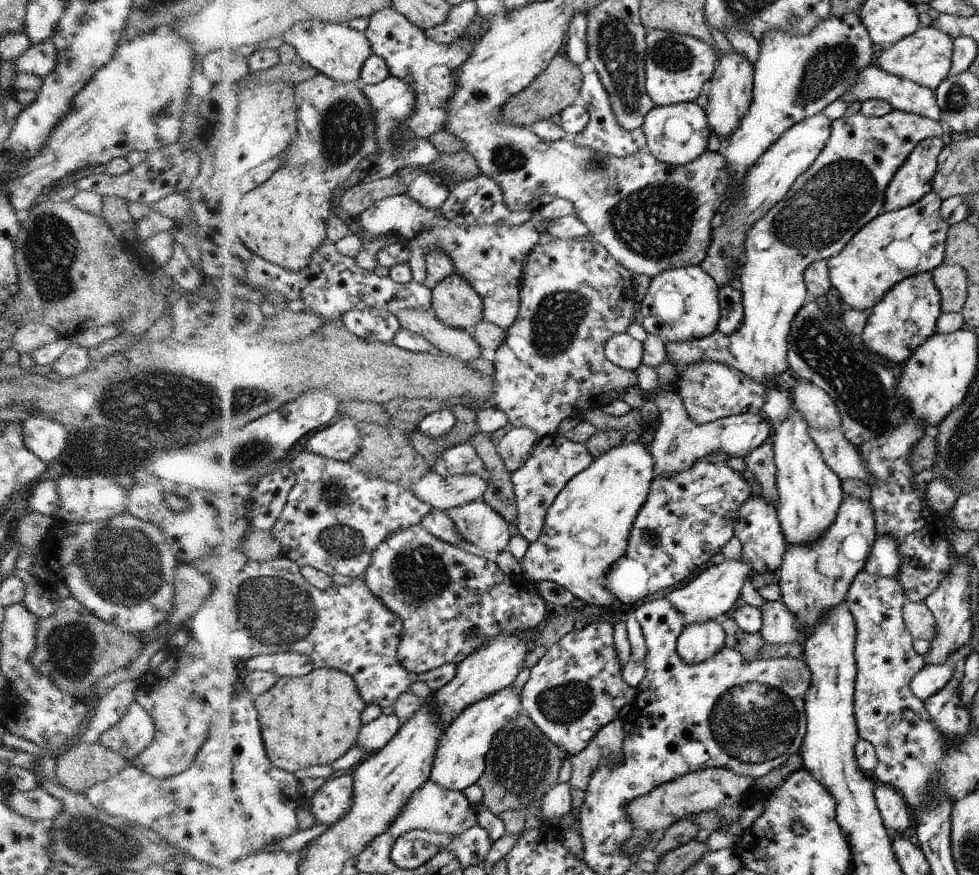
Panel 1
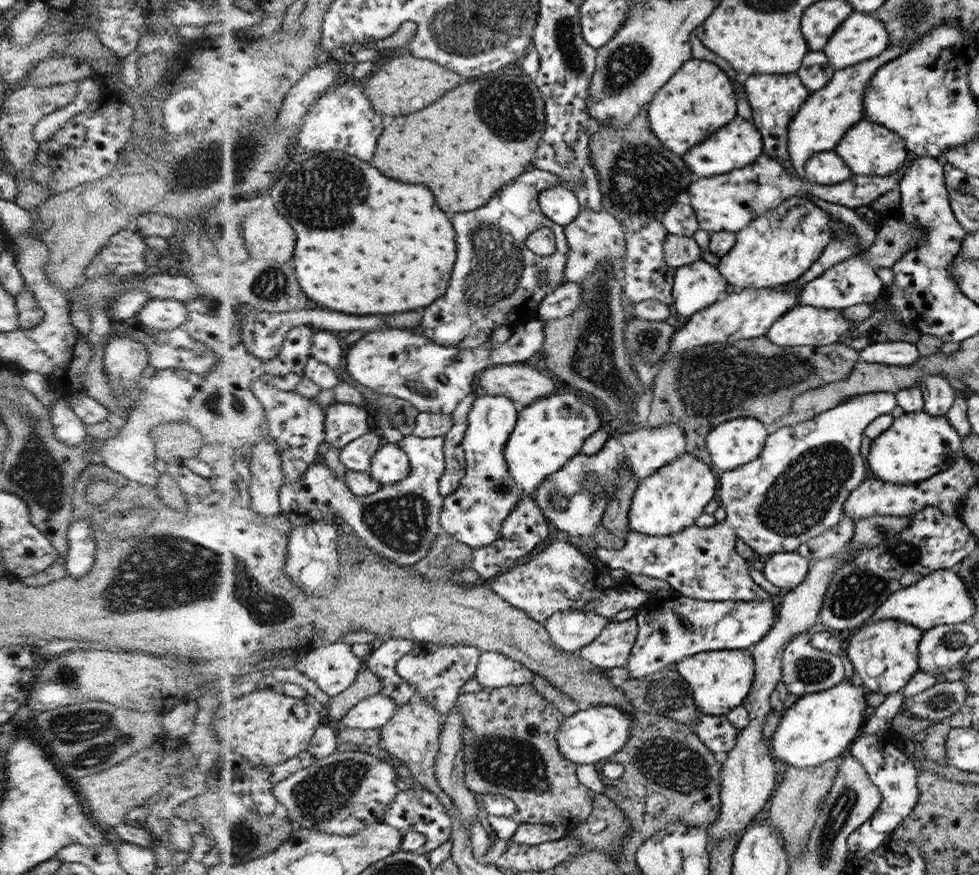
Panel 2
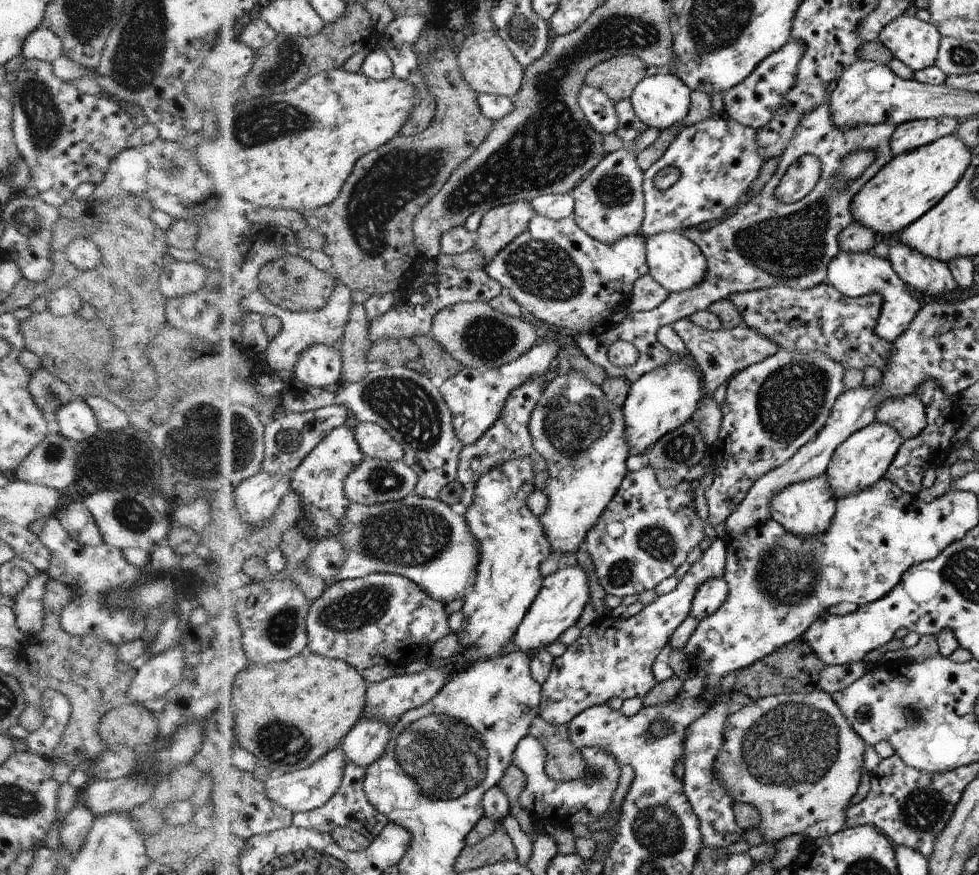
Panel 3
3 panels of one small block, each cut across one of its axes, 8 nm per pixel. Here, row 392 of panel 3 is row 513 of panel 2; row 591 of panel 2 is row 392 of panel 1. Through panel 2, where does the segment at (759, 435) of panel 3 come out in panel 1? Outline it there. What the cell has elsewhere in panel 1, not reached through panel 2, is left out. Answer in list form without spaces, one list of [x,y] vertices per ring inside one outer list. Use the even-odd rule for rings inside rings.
[[[702,360],[702,364],[686,367],[677,379],[675,390],[682,398],[682,406],[685,406],[690,421],[696,424],[706,424],[732,414],[762,413],[762,406],[768,398],[767,386],[750,380],[746,374],[732,370],[722,362],[712,360]]]

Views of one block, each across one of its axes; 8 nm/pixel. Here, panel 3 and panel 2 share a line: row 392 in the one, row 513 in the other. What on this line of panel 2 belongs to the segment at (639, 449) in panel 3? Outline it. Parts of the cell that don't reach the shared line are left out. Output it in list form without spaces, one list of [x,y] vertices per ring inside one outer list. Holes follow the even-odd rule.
[[[688,451],[639,482],[629,508],[629,526],[638,534],[670,536],[696,524],[705,506],[718,497],[717,473]]]

